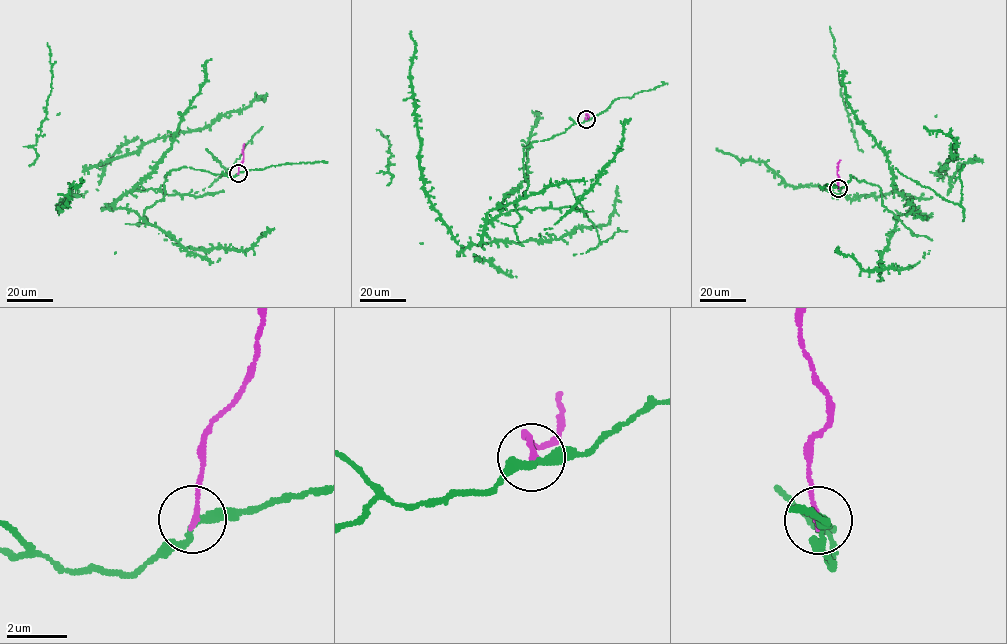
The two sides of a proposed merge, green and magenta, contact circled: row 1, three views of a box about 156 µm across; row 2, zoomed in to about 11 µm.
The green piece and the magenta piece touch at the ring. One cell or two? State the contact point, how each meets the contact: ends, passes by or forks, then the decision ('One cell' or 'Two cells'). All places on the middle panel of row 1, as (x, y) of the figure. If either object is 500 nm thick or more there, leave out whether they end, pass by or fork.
Place: (586, 119). At the ring green passes by. At the ring magenta ends. Two cells

